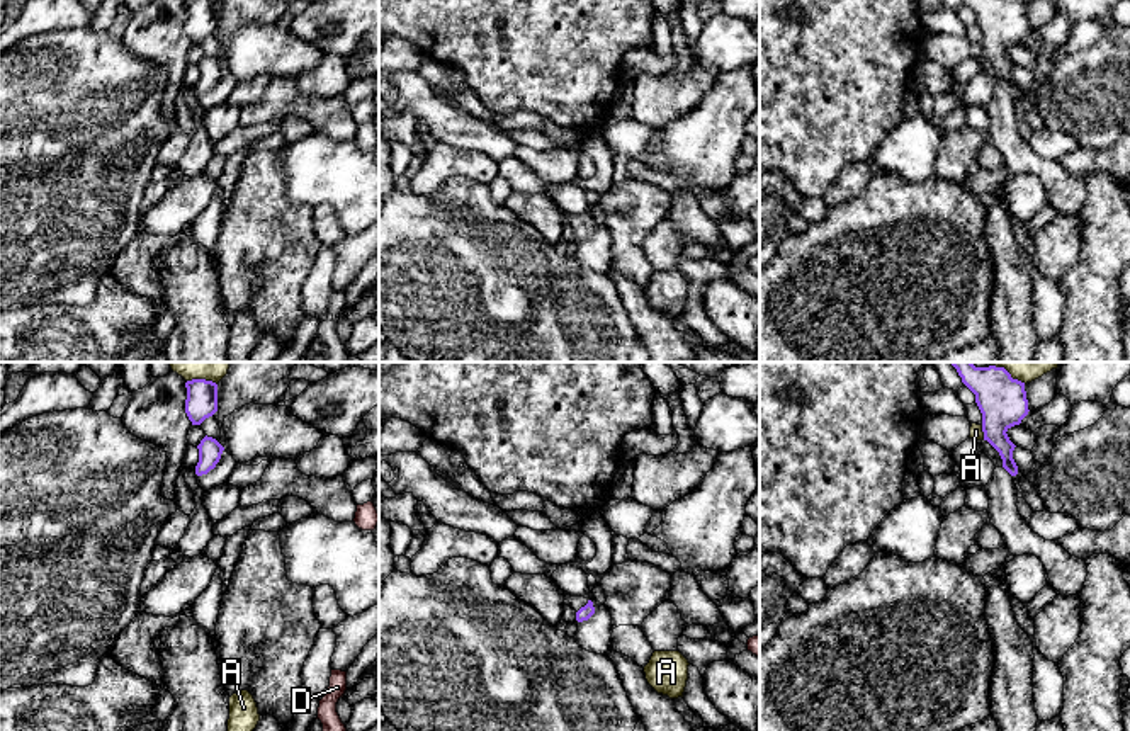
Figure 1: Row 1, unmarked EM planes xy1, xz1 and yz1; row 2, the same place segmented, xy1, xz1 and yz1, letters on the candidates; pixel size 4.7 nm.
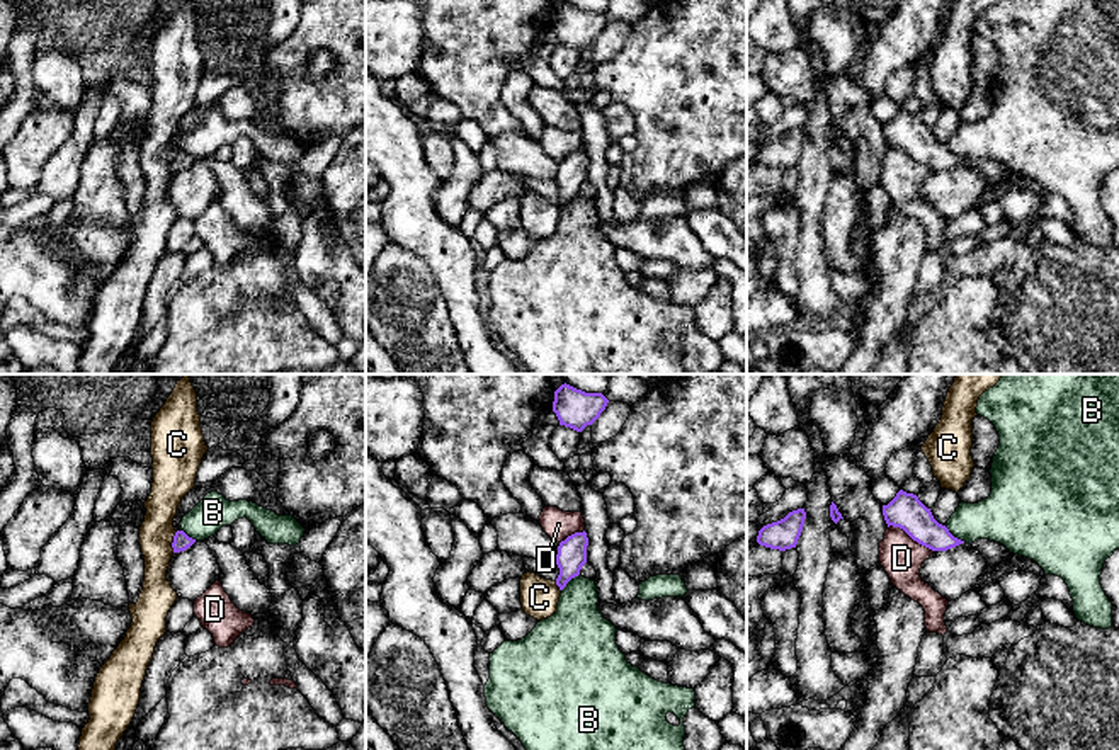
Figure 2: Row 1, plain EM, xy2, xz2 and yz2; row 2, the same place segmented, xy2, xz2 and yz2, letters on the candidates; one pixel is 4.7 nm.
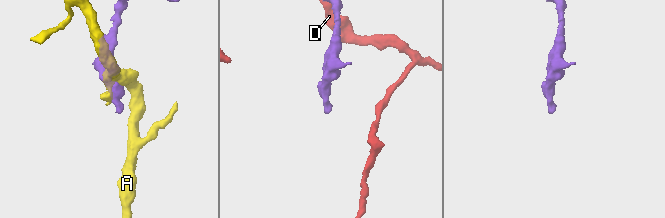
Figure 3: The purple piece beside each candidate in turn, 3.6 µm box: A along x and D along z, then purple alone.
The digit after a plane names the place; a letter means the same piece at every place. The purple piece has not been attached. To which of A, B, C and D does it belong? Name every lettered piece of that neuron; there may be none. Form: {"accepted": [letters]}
{"accepted": []}

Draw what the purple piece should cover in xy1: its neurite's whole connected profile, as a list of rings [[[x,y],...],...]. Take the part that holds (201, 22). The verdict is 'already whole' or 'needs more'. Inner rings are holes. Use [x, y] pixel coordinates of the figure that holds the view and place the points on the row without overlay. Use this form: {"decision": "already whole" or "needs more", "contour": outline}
{"decision": "already whole", "contour": [[[187,0],[185,32],[192,44],[201,44],[218,31],[218,3],[212,0]]]}

